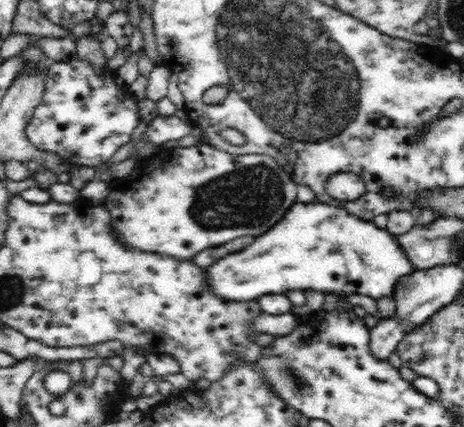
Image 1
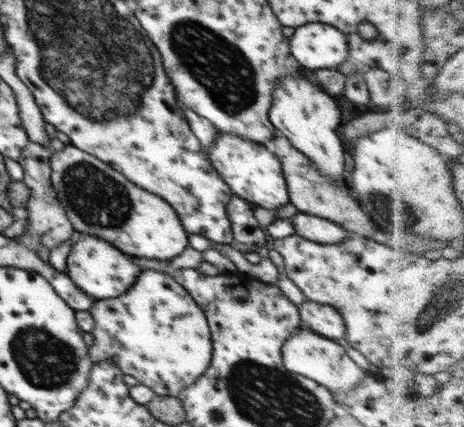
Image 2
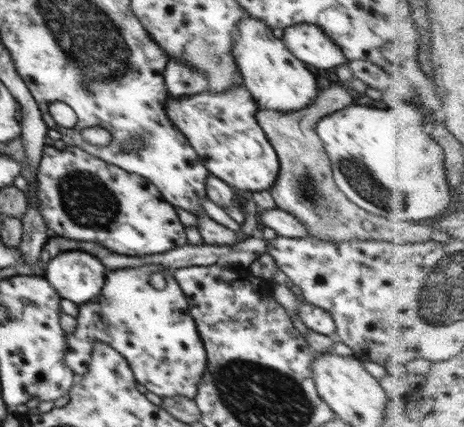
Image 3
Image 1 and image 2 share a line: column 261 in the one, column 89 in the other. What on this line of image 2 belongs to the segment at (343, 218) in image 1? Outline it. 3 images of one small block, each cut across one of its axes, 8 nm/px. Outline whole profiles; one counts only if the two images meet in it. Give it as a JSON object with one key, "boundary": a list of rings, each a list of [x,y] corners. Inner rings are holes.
{"boundary":[[[80,232],[73,244],[70,256],[67,256],[67,275],[82,292],[96,301],[116,298],[120,294],[124,294],[132,286],[136,276],[140,274],[140,268],[132,264],[130,256],[122,254],[118,248],[110,246],[108,242],[100,240],[98,236],[92,234],[88,236],[88,234]]]}

